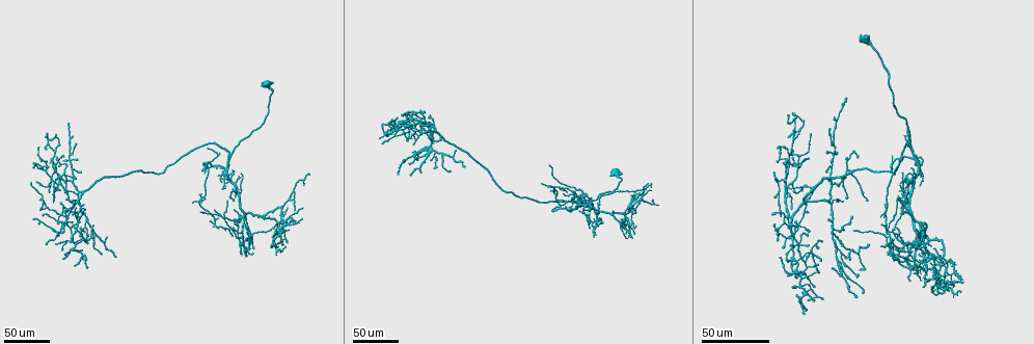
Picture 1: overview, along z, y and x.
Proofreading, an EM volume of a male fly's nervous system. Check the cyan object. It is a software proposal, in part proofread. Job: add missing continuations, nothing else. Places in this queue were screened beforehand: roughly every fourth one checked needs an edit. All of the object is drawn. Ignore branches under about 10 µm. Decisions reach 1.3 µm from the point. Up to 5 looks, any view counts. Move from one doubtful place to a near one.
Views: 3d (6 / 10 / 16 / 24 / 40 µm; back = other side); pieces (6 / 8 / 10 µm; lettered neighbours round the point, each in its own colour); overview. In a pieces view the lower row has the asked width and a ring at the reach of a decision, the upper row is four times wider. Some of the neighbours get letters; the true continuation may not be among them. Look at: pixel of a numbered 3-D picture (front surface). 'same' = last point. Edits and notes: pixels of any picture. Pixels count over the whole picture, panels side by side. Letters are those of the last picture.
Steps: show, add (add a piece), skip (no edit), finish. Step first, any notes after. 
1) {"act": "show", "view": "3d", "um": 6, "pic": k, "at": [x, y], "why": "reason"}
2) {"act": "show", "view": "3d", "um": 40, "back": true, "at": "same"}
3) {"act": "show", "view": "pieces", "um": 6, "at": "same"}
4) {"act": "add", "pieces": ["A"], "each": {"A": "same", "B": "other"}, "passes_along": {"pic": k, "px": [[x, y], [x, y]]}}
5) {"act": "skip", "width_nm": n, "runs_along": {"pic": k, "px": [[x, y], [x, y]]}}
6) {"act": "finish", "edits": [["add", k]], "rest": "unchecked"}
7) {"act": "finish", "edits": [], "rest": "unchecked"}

{"act": "show", "view": "3d", "um": 40, "pic": 1, "at": [293, 210]}

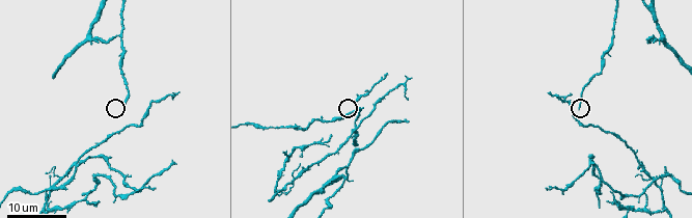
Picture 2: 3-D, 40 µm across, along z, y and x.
{"act": "show", "view": "pieces", "um": 6, "pic": 2, "at": [124, 107]}

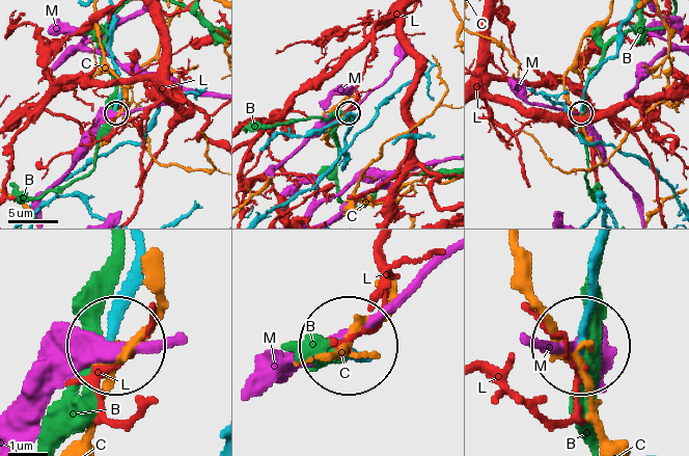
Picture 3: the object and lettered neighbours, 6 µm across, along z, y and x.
{"act": "skip", "each": {"B": "other", "C": "other", "L": "other", "M": "other"}, "runs_along": {"pic": 3, "px": [[136, 250], [110, 346]]}, "found": "none of them fits"}

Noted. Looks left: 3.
{"act": "show", "view": "3d", "um": 24, "pic": 1, "at": [922, 262], "why": "branch stops here"}

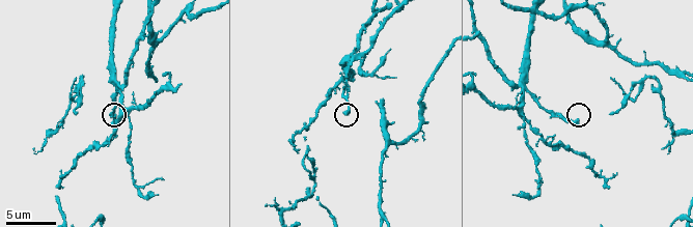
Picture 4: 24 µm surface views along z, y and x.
{"act": "show", "view": "pieces", "um": 10, "pic": 4, "at": [344, 112]}

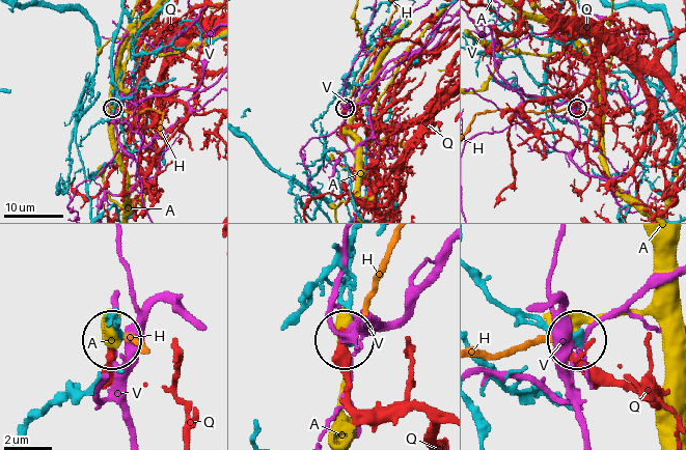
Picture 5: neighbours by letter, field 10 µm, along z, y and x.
{"act": "skip", "each": {"A": "other", "H": "other", "Q": "other", "V": "other"}, "runs_along": {"pic": 5, "px": [[479, 280], [527, 319], [573, 338]]}, "found": "none of them fits"}

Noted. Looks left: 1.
{"act": "finish", "edits": [], "rest": "unchecked"}

